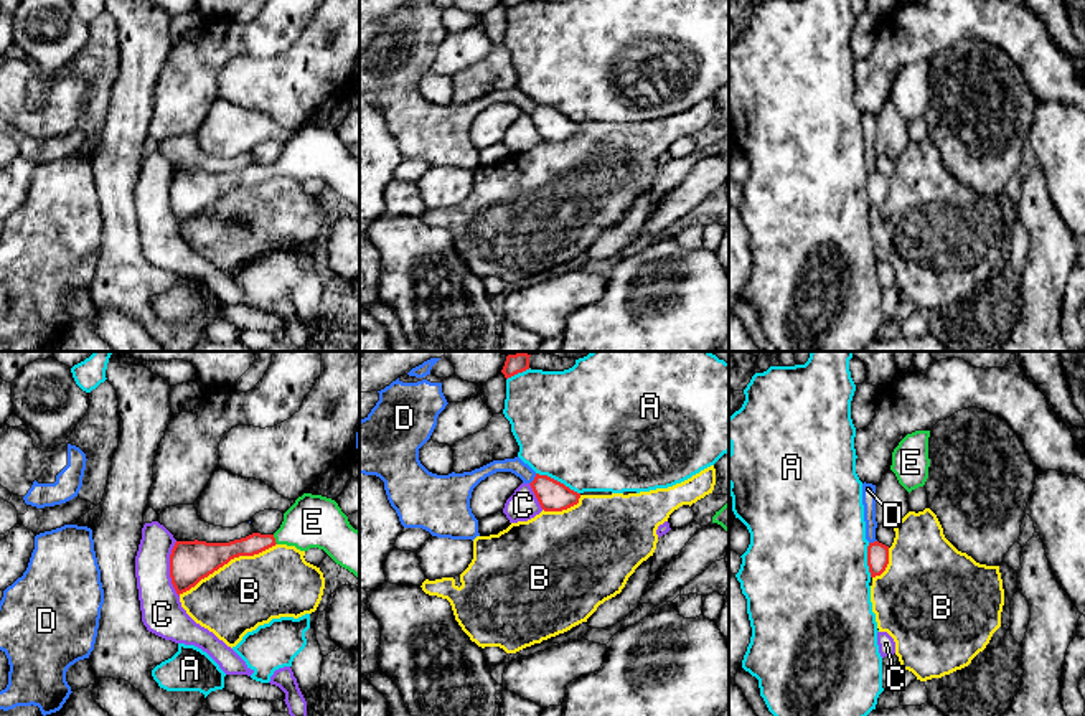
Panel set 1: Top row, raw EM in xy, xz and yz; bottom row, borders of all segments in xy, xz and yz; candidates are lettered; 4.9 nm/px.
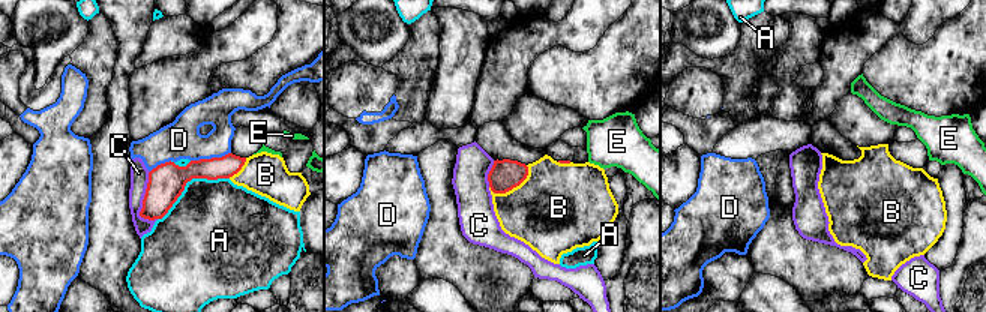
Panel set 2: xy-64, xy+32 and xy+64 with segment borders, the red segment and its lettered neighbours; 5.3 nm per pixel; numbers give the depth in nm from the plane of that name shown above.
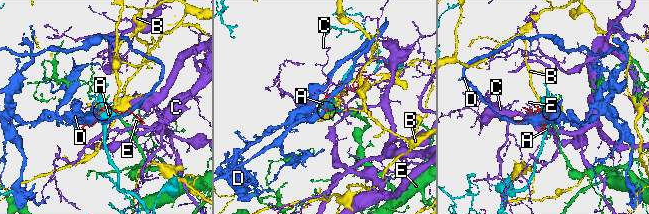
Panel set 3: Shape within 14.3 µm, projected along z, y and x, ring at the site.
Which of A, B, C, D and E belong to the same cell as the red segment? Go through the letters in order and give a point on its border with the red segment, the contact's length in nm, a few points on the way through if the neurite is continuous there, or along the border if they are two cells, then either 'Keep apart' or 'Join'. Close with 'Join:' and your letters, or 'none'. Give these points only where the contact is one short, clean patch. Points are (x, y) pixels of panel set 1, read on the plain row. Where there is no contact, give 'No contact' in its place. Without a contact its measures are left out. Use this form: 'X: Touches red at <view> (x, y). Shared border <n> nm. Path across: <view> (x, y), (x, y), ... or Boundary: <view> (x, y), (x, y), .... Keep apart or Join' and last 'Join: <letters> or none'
A: Touches red at xz (556, 111). Shared border 240 nm. Keep apart
B: Touches red at xy (226, 193). Shared border 550 nm. Keep apart
C: Touches red at xy (170, 200). Shared border 280 nm. Boundary: xy (175, 172), (170, 182), (170, 213), (178, 226). Keep apart
D: Touches red at xz (535, 109). Shared border 70 nm. Keep apart
E: Touches red at xy (274, 170). Shared border 50 nm. Path across: xy (254, 174), (274, 170), (312, 152). Join
Join: E

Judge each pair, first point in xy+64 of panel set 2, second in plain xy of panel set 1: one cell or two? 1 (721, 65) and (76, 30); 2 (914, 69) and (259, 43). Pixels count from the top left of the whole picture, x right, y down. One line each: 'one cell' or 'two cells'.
1: two cells
2: two cells

